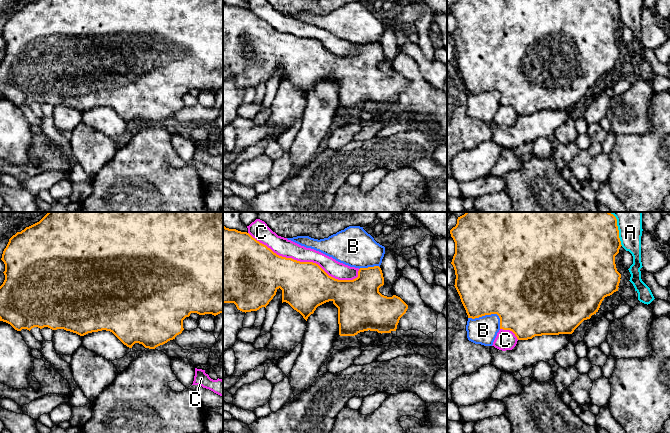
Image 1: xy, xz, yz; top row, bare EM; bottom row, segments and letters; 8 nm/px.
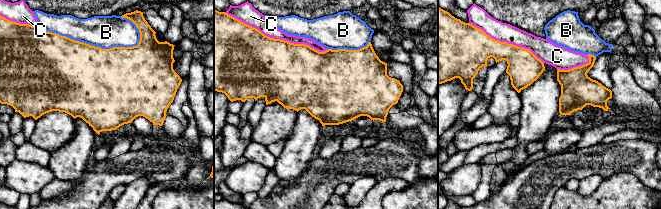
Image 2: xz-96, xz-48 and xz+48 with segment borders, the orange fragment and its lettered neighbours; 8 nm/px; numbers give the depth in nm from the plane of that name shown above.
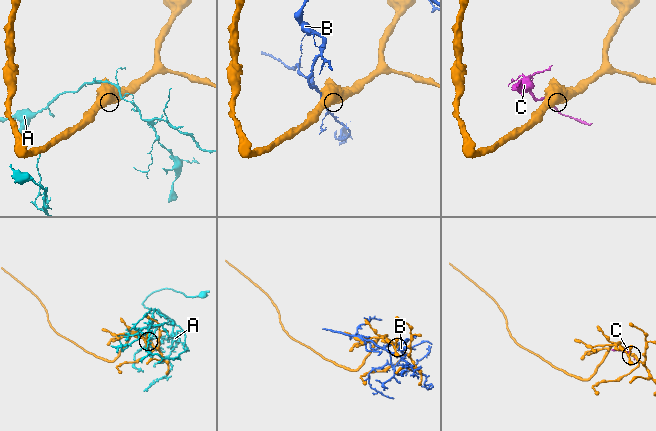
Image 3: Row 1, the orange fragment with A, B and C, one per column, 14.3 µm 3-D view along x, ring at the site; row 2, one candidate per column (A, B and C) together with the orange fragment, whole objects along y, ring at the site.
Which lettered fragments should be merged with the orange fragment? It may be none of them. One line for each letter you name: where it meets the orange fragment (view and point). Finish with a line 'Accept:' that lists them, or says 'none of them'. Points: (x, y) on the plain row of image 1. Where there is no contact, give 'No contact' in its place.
Accept: none of them

